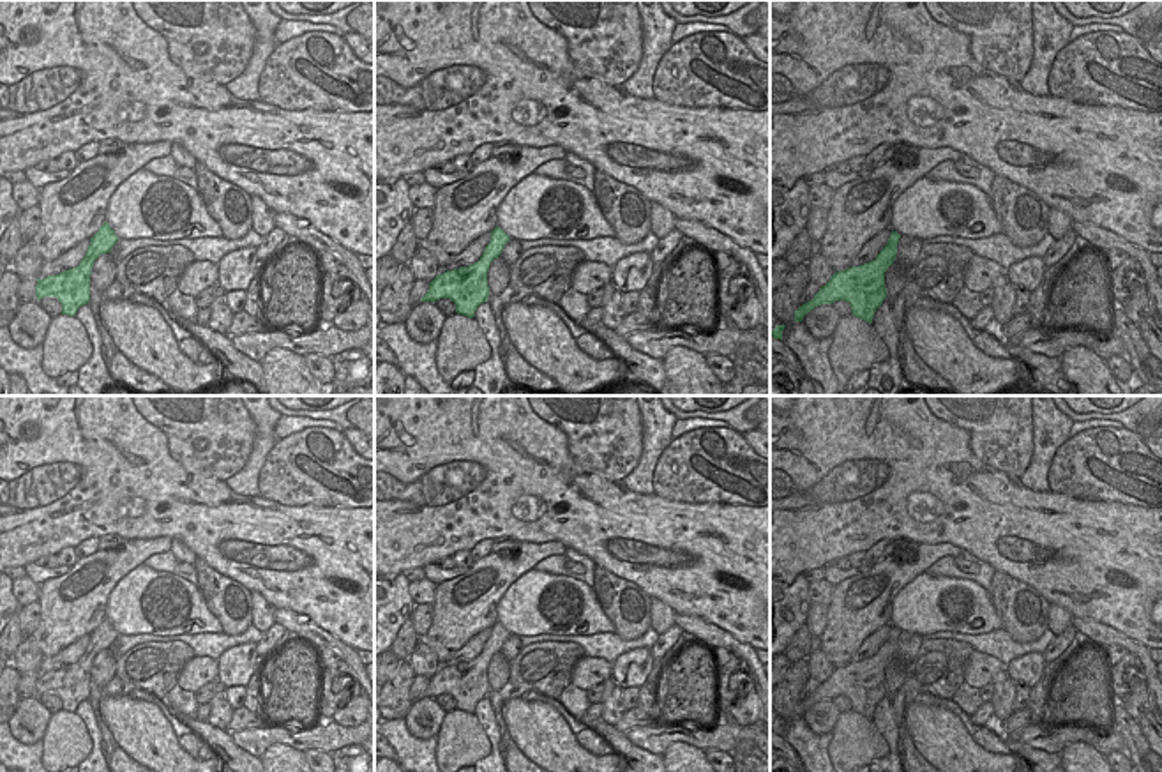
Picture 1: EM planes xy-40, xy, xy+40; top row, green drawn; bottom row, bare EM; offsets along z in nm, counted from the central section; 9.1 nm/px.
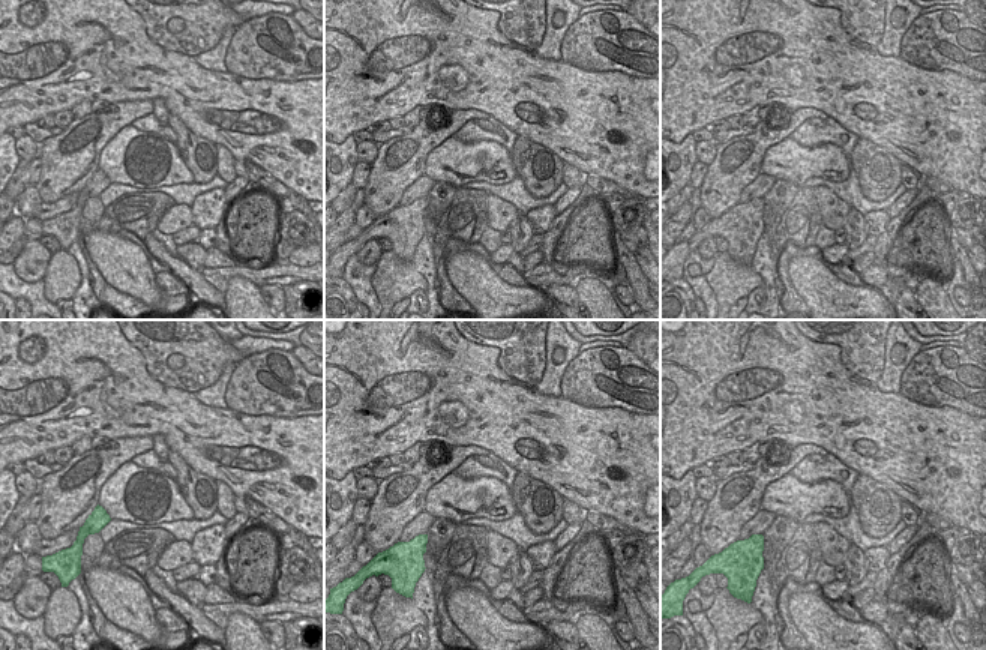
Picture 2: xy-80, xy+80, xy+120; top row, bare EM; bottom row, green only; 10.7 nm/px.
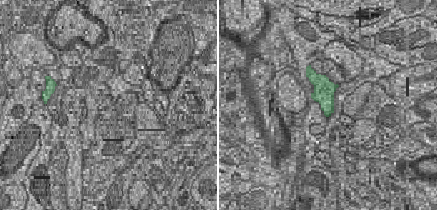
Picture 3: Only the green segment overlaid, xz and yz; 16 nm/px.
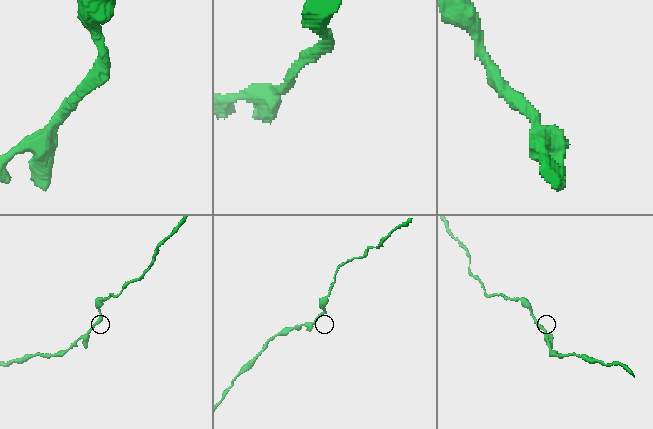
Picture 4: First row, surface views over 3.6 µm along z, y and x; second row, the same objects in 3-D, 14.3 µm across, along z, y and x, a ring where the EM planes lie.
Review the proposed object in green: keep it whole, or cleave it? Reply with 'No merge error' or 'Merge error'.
No merge error

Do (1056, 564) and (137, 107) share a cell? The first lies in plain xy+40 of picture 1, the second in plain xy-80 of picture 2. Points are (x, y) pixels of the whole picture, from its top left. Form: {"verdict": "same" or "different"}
{"verdict": "different"}

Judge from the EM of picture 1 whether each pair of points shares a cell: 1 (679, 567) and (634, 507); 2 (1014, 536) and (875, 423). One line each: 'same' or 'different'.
1: same
2: same

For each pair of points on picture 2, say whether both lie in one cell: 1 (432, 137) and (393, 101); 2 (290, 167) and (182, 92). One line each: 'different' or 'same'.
1: different
2: same

